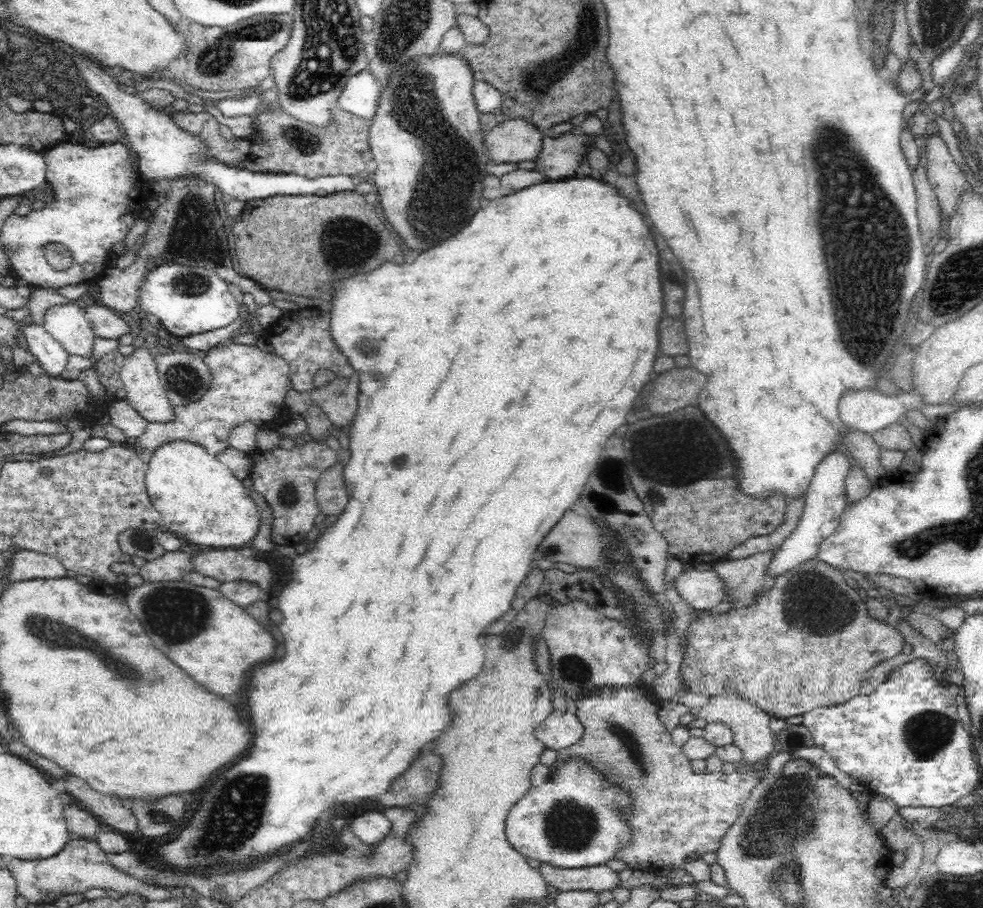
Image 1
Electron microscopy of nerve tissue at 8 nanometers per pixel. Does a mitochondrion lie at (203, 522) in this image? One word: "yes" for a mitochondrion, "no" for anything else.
no

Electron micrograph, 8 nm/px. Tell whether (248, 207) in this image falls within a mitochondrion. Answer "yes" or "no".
no

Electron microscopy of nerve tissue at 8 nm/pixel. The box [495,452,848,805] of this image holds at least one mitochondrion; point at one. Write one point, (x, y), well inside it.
(625, 735)

